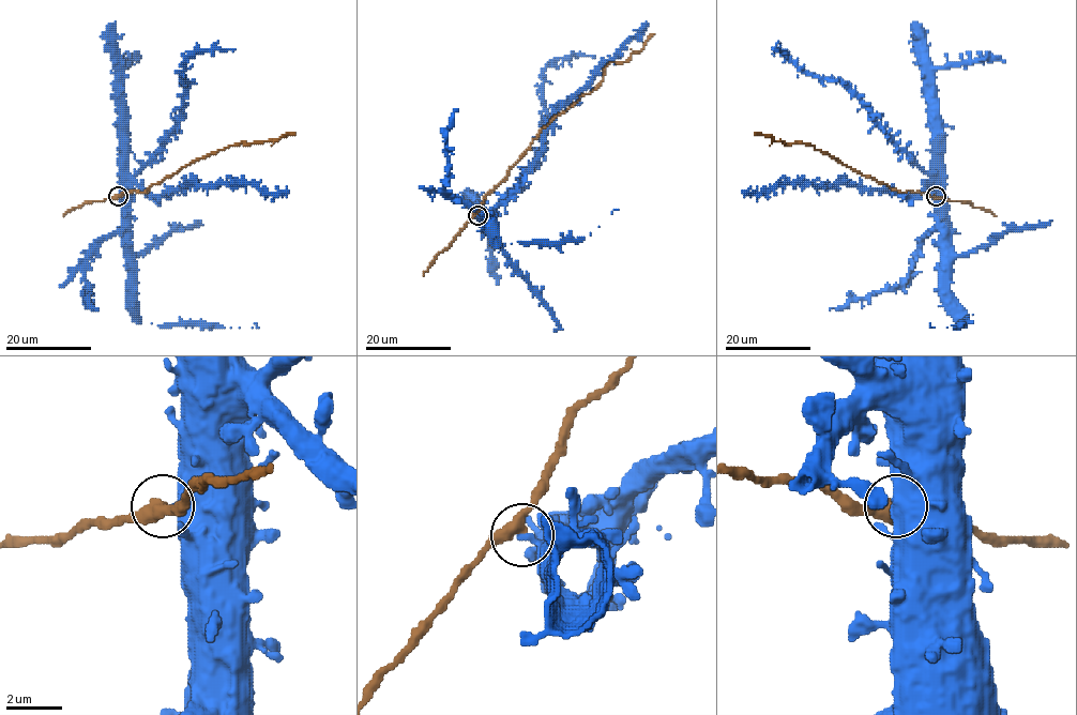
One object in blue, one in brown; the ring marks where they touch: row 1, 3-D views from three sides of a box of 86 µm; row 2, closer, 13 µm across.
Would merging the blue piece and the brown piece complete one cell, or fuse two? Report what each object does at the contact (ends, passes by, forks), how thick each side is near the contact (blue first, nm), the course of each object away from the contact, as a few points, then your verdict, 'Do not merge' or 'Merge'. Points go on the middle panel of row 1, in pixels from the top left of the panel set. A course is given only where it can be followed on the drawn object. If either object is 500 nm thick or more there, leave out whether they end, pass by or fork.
At the ring blue ends. At the ring brown passes by. Thickness 300 nm (blue) against 380 nm. Course of blue: (478, 215), (488, 214), (540, 152), (547, 119), (543, 70), (557, 58), (594, 57). Course of brown: (478, 214), (483, 199), (507, 176), (509, 169), (539, 133), (596, 87), (609, 63), (626, 61), (655, 34). Do not merge

